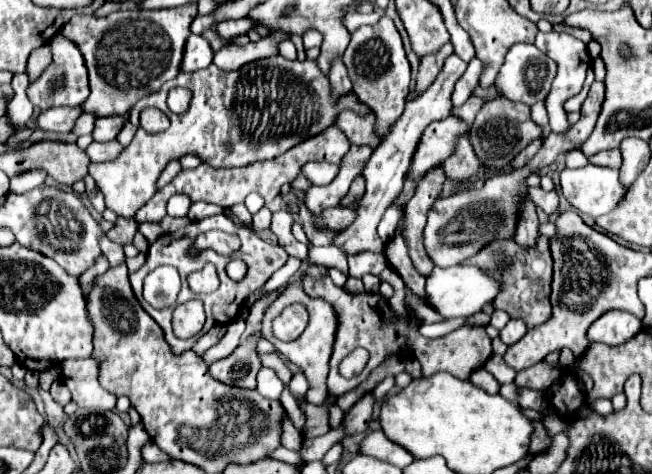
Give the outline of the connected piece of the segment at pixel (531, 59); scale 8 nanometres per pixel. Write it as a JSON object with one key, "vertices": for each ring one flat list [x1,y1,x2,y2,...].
{"vertices":[[514,44,506,54,506,62,500,68,500,74,494,84,508,100,524,102,526,106,532,106,534,102,540,102,546,98,554,76,556,76,556,62,552,58,540,52,534,44]]}

